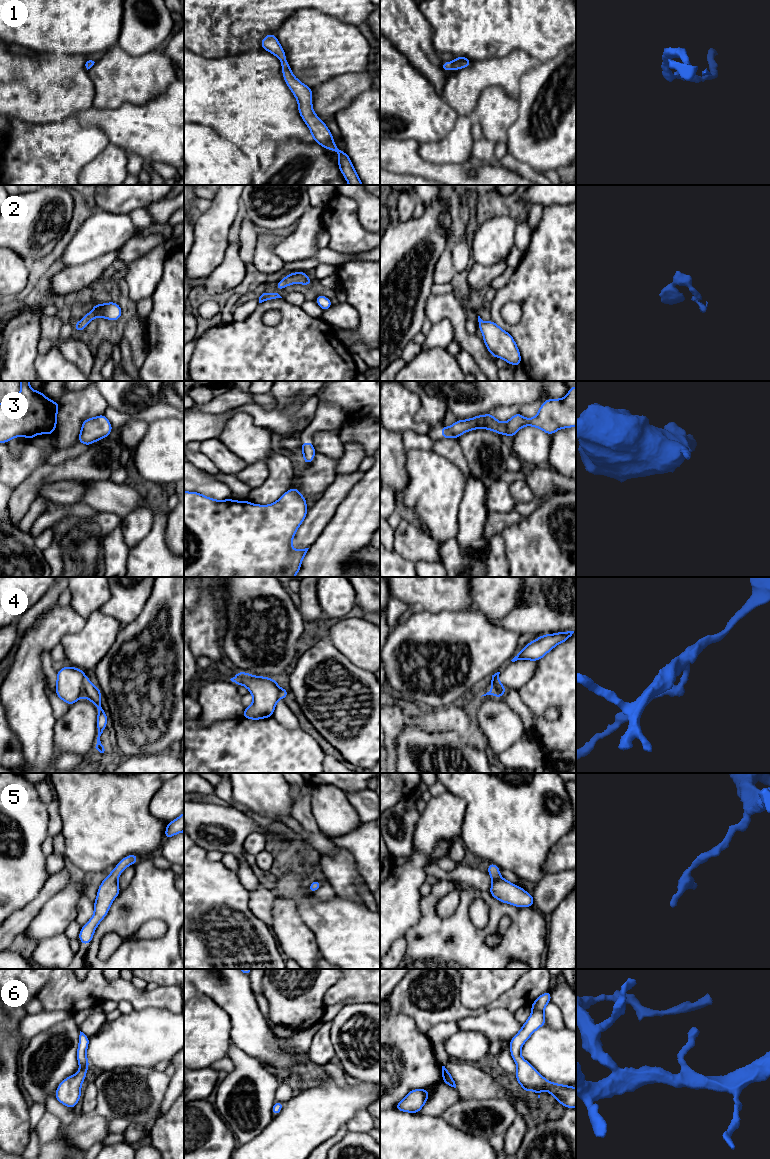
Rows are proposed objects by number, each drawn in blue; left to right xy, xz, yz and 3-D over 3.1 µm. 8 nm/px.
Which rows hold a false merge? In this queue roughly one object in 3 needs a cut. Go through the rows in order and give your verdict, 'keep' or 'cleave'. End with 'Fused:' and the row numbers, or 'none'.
1: keep
2: keep
3: keep
4: cleave
5: keep
6: keep
Fused: 4

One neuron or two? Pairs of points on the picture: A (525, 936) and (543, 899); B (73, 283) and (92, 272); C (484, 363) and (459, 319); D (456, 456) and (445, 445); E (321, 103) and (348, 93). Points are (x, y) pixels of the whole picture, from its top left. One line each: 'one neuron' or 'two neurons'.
A: two neurons
B: one neuron
C: one neuron
D: one neuron
E: one neuron

